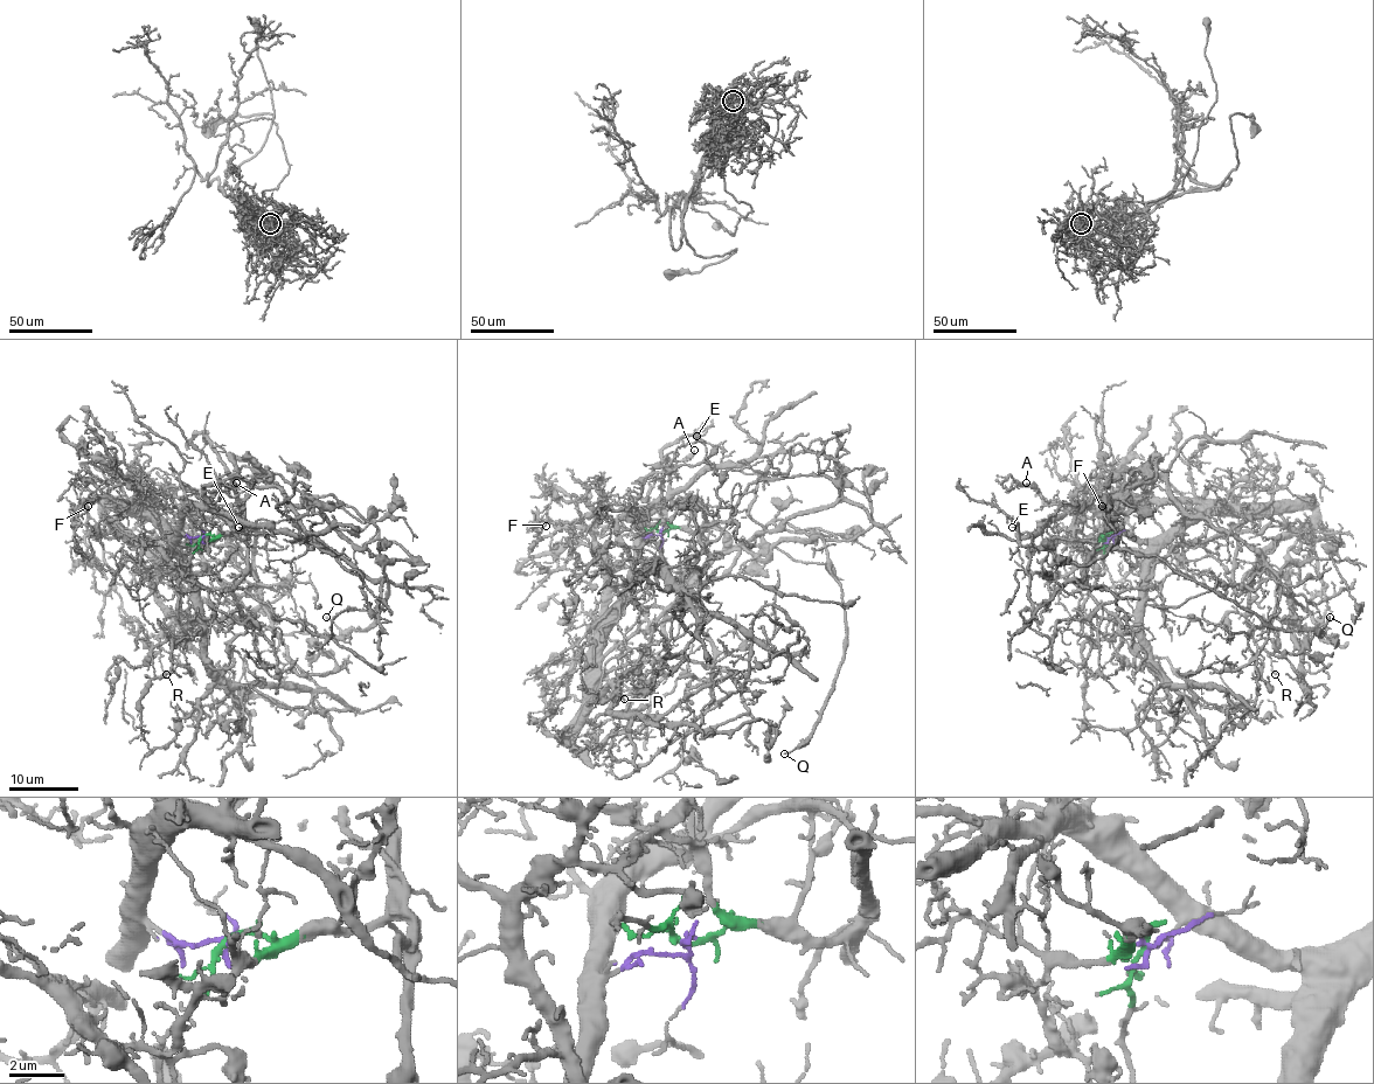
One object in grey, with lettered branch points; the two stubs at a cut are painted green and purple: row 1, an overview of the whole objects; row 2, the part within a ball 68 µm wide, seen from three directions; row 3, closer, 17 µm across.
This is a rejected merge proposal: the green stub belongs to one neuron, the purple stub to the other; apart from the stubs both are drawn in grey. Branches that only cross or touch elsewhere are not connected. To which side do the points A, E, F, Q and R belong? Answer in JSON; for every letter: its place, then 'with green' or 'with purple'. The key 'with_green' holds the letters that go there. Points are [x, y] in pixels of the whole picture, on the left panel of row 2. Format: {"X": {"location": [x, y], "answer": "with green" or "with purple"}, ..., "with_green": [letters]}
{"A": {"location": [236, 483], "answer": "with purple"}, "E": {"location": [238, 527], "answer": "with purple"}, "F": {"location": [88, 506], "answer": "with purple"}, "Q": {"location": [326, 617], "answer": "with green"}, "R": {"location": [166, 674], "answer": "with purple"}, "with_green": ["Q"]}

